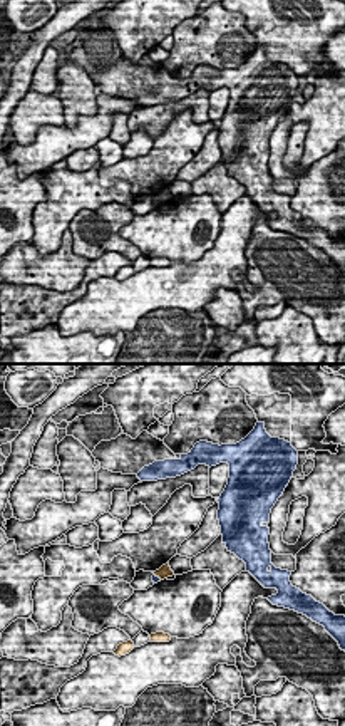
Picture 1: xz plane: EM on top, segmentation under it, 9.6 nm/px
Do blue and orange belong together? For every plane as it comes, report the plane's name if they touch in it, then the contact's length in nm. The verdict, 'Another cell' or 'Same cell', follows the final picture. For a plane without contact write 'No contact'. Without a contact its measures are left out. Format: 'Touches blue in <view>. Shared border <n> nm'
Touches blue in xz. Shared border 100 nm

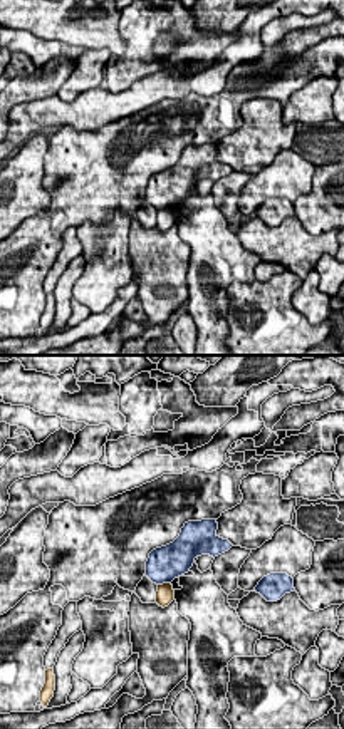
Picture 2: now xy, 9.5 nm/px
Touches blue in xy. Shared border 130 nm

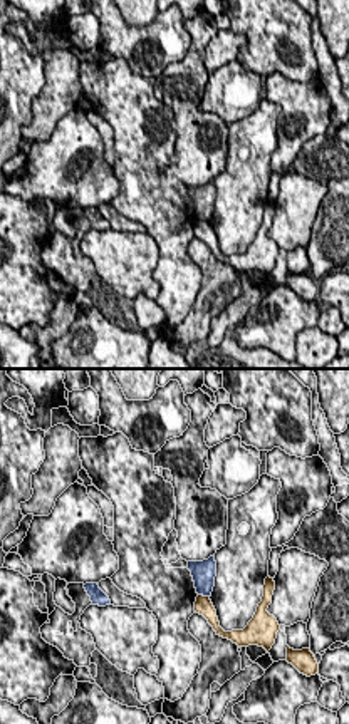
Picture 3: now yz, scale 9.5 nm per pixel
Touches blue in yz. Shared border 120 nm

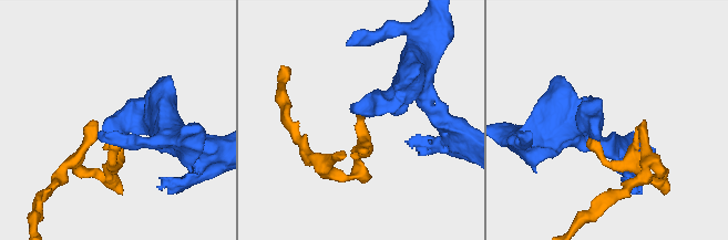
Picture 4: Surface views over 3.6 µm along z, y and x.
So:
Another cell

